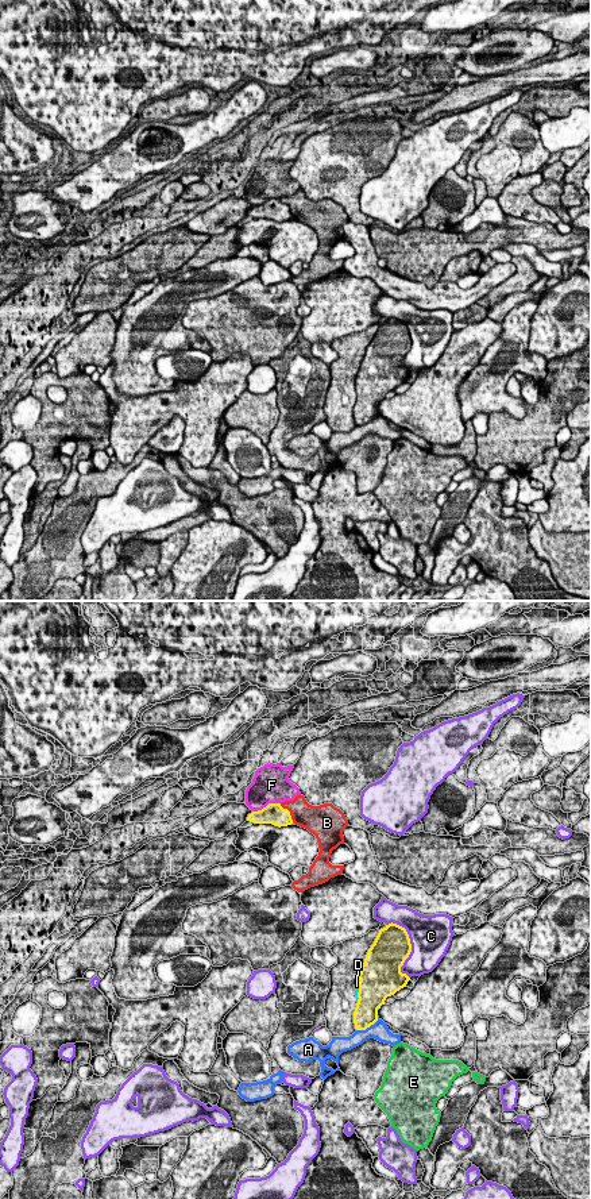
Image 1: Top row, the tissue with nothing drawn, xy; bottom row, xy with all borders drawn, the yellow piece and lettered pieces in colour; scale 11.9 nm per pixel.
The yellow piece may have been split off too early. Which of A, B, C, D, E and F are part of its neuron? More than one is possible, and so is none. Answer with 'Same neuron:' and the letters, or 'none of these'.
Same neuron: D

